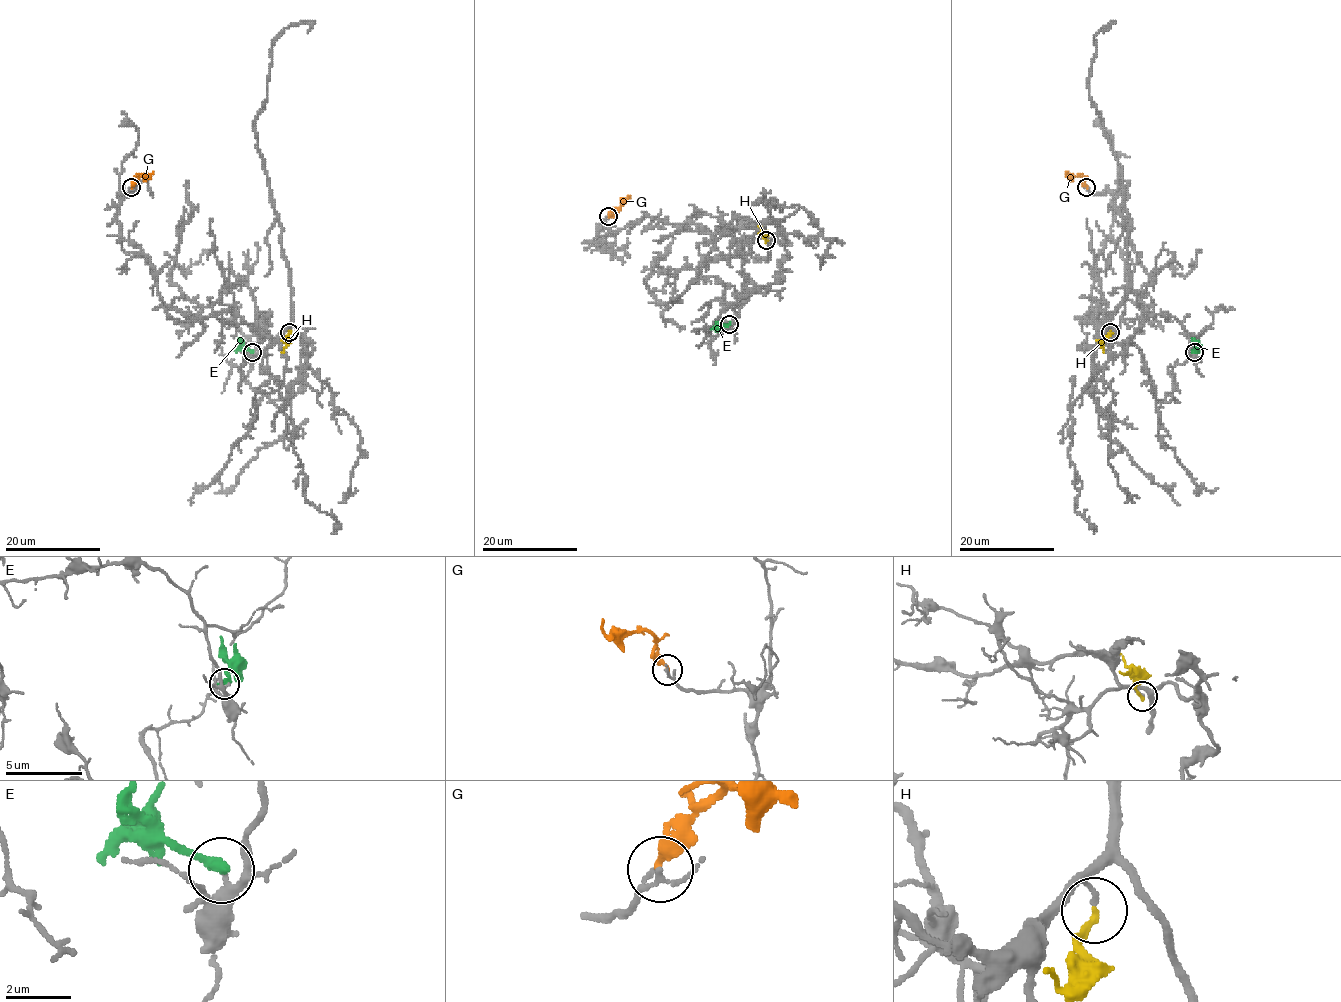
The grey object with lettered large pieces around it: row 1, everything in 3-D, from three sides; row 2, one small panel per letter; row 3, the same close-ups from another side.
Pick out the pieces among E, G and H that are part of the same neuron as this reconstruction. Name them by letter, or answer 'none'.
none

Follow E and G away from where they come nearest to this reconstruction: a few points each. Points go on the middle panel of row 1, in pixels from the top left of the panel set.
E: (729, 323), (717, 322)
G: (609, 216), (618, 210), (629, 196)

